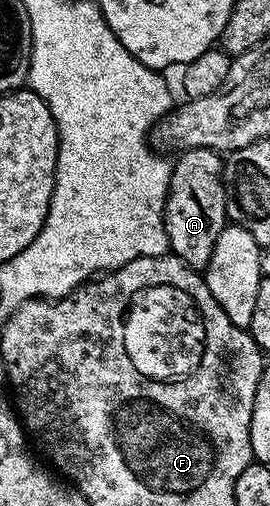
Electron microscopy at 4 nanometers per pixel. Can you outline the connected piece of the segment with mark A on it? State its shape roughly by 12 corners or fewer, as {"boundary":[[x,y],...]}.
{"boundary":[[182,152],[163,210],[170,254],[202,272],[228,223],[224,156]]}

